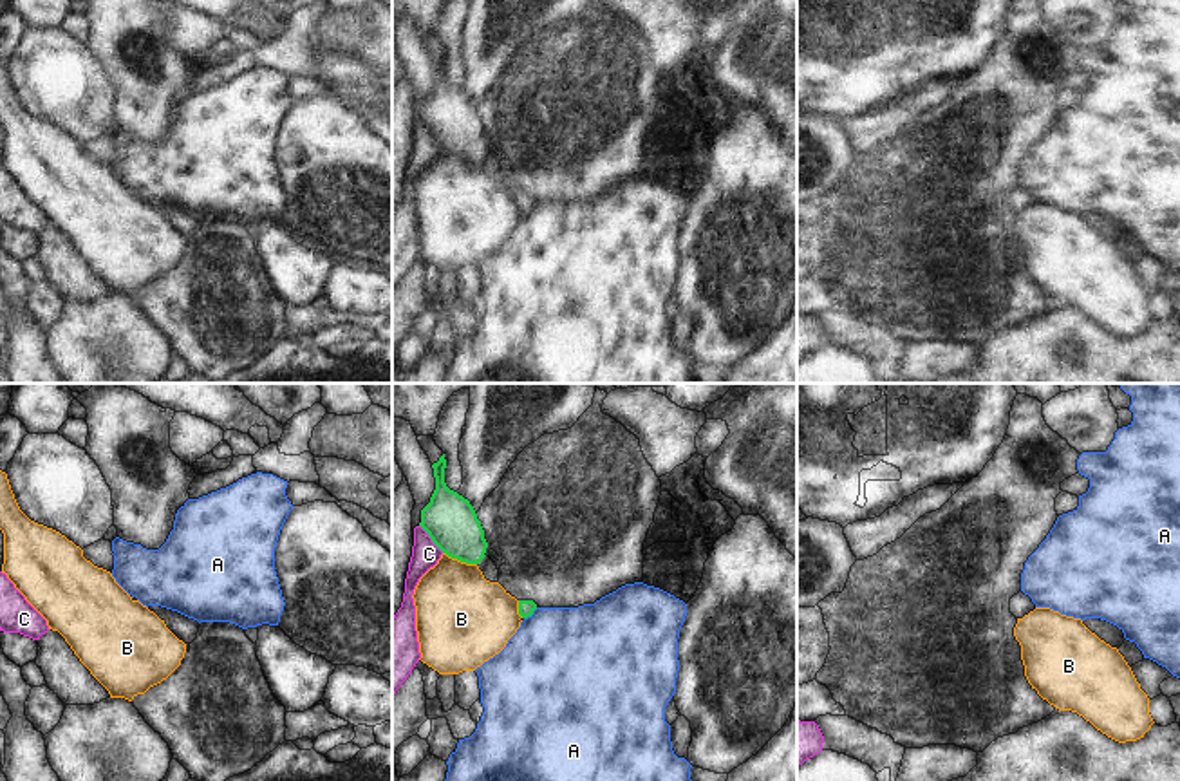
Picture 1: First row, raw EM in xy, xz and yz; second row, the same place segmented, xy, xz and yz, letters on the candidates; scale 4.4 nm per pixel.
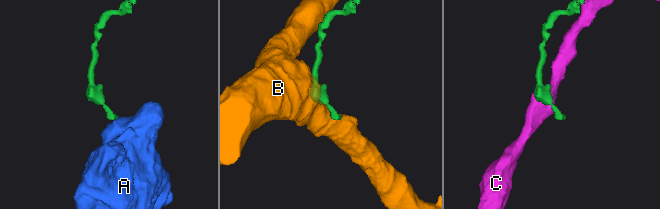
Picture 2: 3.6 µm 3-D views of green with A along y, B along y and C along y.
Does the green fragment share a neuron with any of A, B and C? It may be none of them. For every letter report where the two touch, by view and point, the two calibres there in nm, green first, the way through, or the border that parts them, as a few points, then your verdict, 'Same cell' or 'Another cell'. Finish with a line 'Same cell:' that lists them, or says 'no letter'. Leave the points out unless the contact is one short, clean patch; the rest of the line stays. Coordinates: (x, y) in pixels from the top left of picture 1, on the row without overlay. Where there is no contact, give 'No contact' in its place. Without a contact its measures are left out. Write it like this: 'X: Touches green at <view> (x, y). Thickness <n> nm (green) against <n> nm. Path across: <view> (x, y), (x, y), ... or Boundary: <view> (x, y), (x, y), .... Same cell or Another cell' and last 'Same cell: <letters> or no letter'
A: Touches green at xz (530, 210). Thickness 70 nm (green) against 480 nm. Boundary: xz (537, 203), (524, 214). Another cell
B: Touches green at xz (459, 154). Thickness 240 nm (green) against 400 nm. Another cell
C: Touches green at xz (430, 132). Thickness 240 nm (green) against 120 nm. Boundary: xz (420, 120), (443, 147). Another cell
Same cell: no letter.

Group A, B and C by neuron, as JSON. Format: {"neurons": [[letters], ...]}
{"neurons": [["A"], ["B"], ["C"]]}

